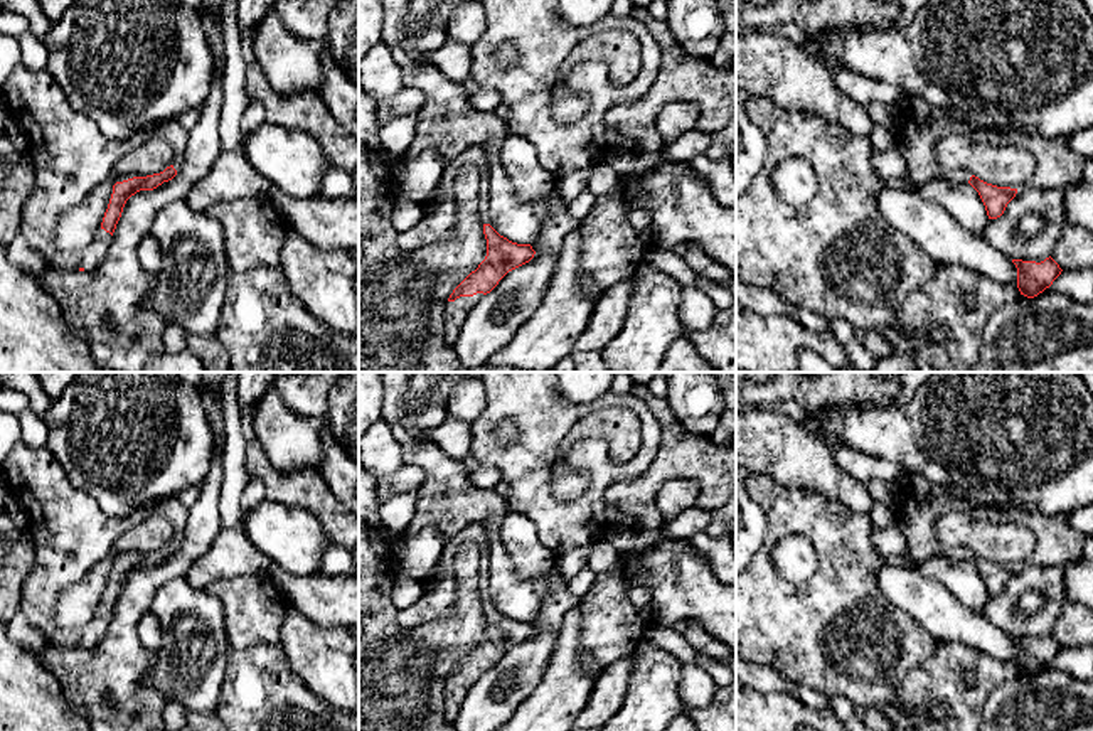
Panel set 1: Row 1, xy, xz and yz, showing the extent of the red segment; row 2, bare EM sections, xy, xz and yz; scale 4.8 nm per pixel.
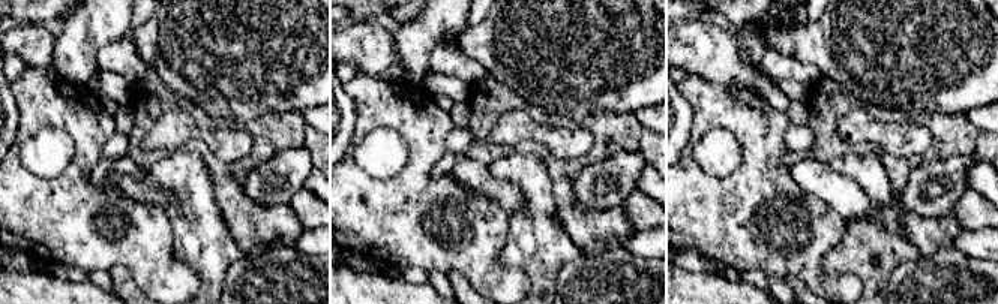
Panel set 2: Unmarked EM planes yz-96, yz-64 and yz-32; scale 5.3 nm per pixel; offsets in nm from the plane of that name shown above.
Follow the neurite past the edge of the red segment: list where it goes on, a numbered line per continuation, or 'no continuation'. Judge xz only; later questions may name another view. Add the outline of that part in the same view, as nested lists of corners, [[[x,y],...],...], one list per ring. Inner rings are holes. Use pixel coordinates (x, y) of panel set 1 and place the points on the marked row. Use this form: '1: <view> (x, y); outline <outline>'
1: xz (455, 312); outline [[[477,293],[473,296],[460,296],[455,301],[446,301],[446,307],[445,307],[445,340],[450,347],[455,345],[465,318],[478,305],[478,301],[483,296],[485,296],[483,293]]]

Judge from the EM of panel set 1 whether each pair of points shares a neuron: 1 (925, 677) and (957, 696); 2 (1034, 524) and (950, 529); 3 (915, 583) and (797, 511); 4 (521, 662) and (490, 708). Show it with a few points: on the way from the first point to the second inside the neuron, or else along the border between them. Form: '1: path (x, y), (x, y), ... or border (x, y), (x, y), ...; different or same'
1: path (933, 681), (942, 681), (949, 688); same
2: border (1024, 526), (1034, 536), (1034, 549), (1026, 561); different
3: border (886, 563), (878, 576), (878, 586), (895, 603); different
4: path (512, 676), (506, 686), (507, 699), (504, 703); same

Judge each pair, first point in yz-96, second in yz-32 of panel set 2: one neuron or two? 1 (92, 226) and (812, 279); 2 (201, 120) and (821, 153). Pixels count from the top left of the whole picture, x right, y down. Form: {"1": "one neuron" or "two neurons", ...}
{"1": "one neuron", "2": "one neuron"}

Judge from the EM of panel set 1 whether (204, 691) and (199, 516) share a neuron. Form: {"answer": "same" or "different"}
{"answer": "different"}

